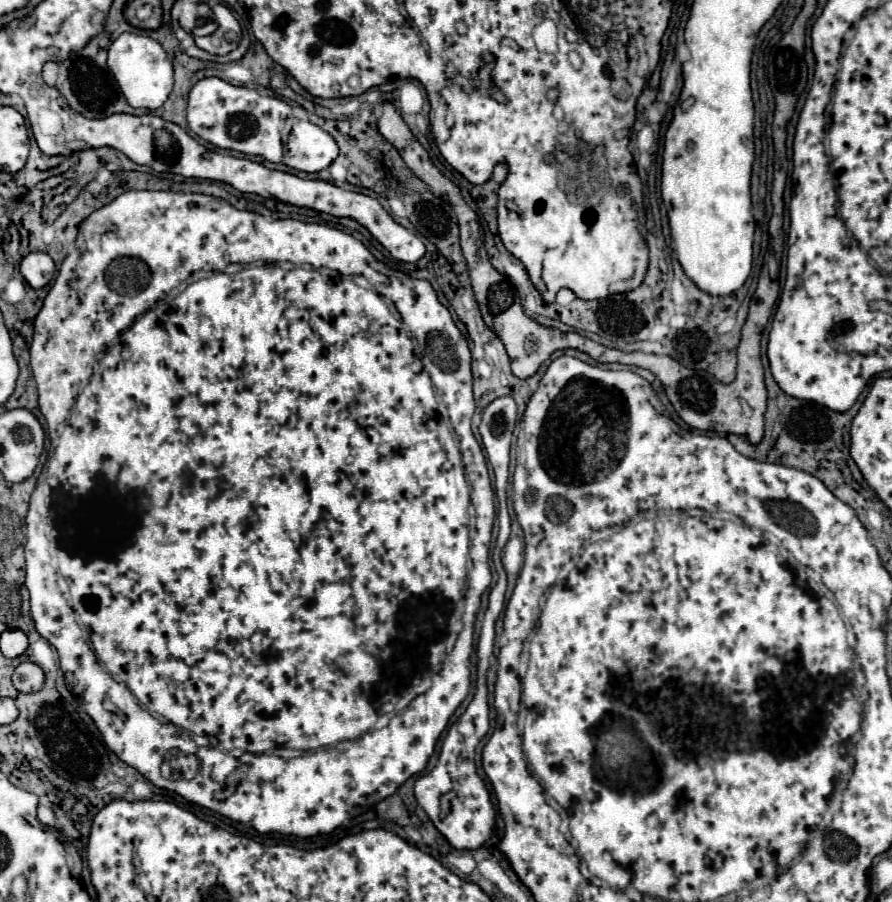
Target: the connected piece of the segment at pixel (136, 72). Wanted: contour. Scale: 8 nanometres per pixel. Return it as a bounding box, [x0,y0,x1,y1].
[107,33,173,109]

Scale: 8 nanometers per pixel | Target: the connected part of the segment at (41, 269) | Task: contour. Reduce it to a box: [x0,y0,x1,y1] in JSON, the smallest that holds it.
[21,251,55,289]

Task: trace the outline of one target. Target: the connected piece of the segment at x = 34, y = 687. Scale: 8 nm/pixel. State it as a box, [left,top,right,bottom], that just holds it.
[13,663,45,693]

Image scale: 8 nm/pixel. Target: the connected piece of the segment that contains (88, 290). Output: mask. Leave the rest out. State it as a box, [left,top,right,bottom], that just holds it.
[25,189,496,837]

